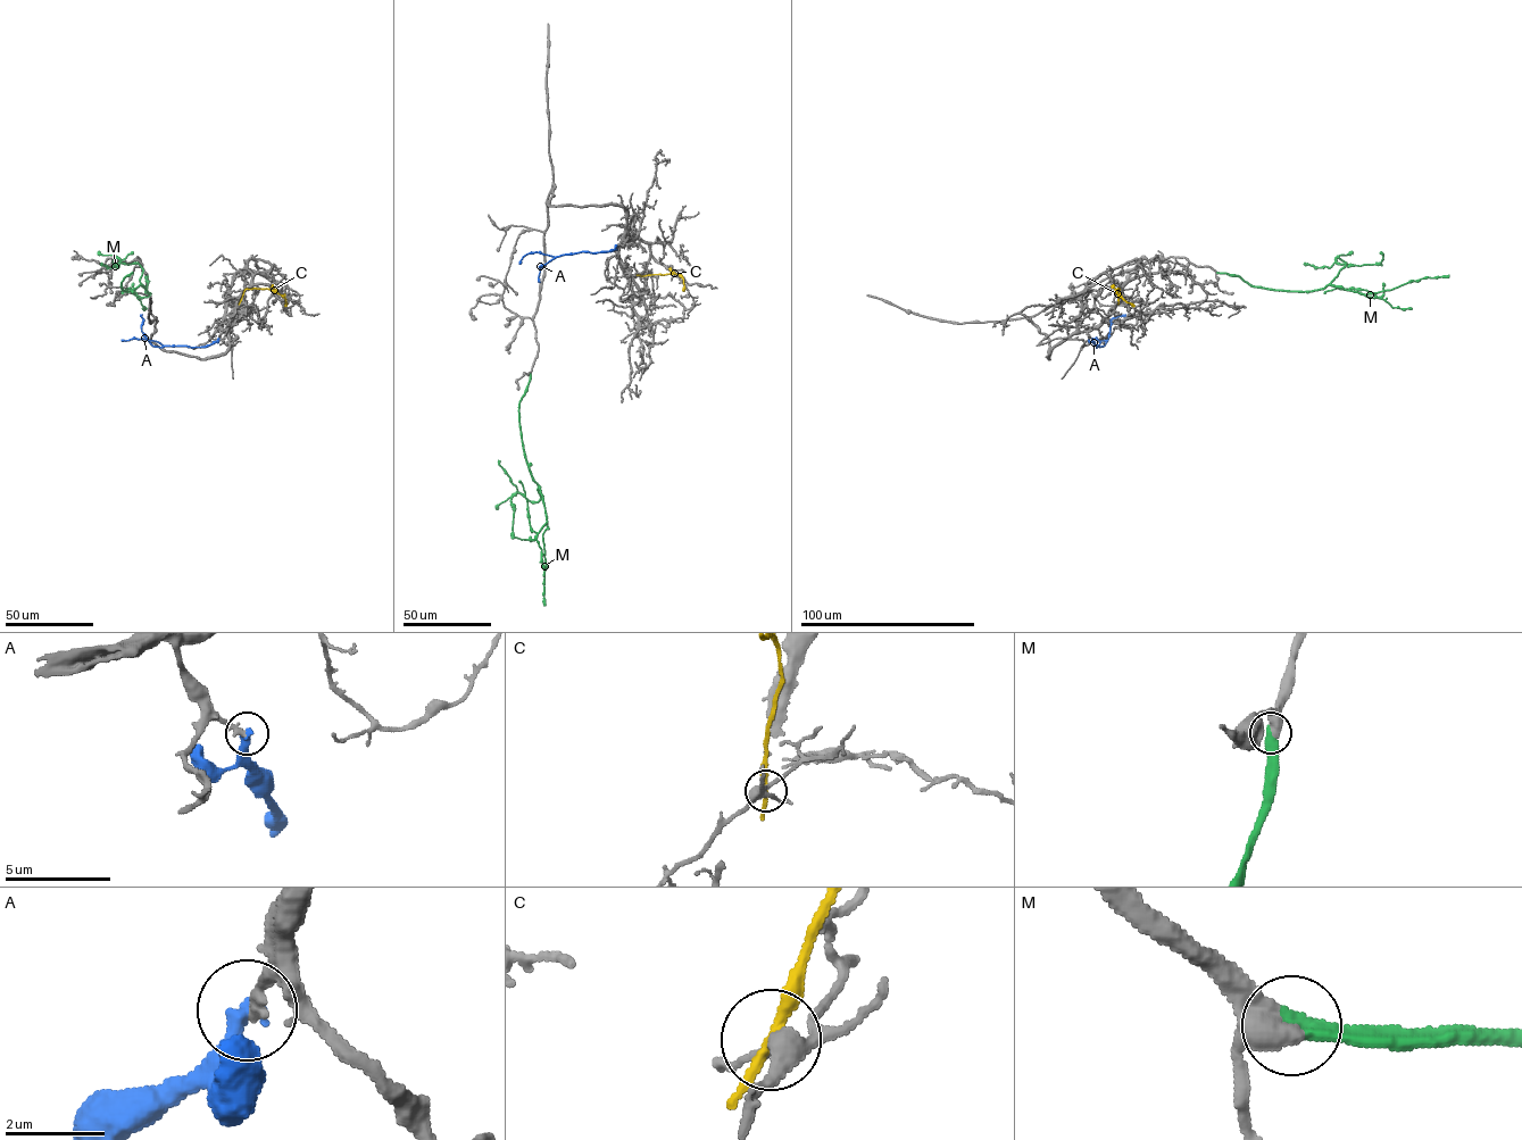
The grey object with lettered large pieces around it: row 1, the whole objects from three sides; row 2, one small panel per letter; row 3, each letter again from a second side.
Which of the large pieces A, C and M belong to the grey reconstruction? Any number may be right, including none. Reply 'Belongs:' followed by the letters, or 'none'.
Belongs: M

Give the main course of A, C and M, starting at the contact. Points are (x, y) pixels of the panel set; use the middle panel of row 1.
A: (616, 249), (556, 256), (539, 266), (540, 282)
C: (638, 275), (675, 273), (683, 279), (683, 291)
M: (530, 374), (527, 391), (520, 402), (518, 423), (524, 456), (541, 494), (547, 521), (542, 535), (545, 605)

